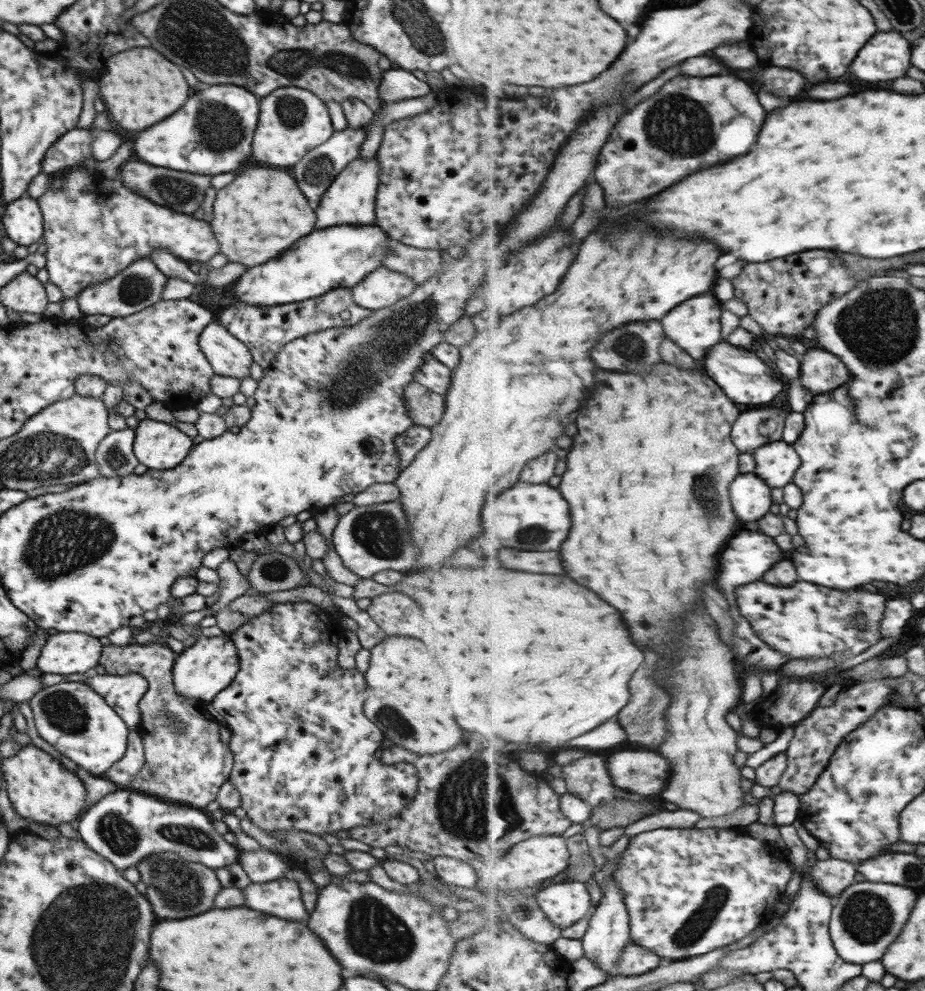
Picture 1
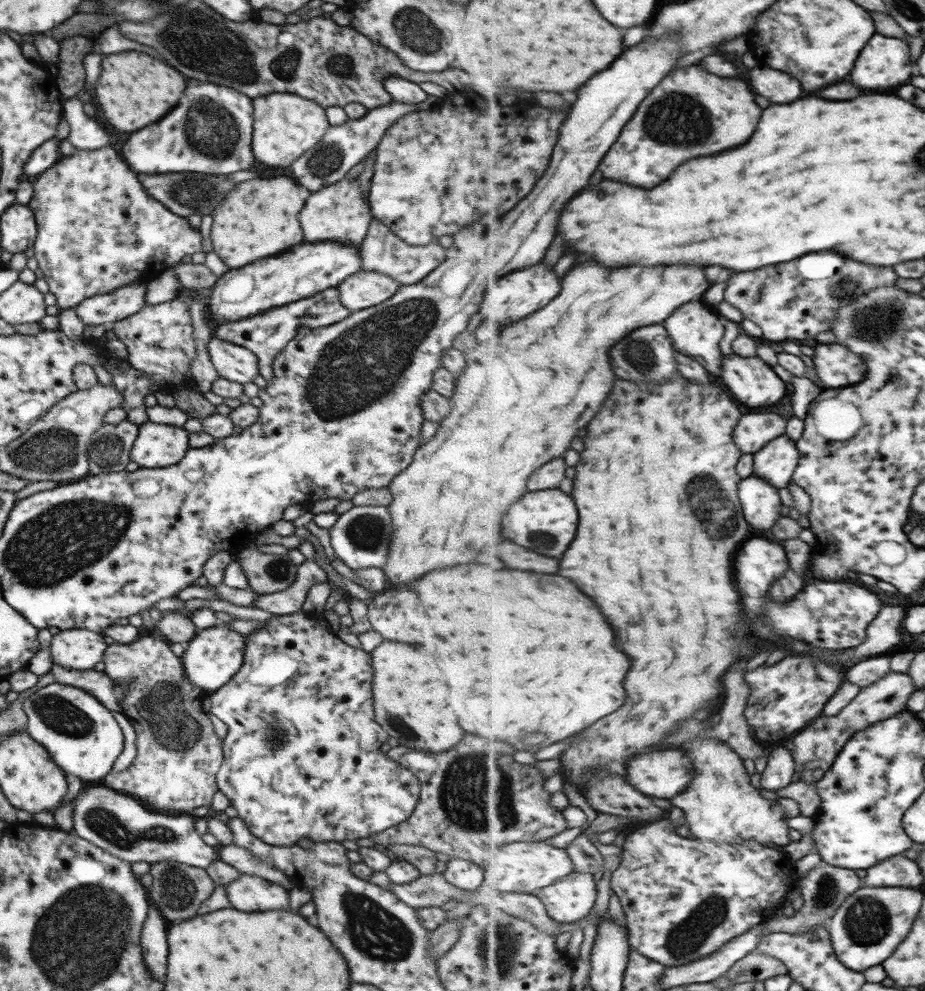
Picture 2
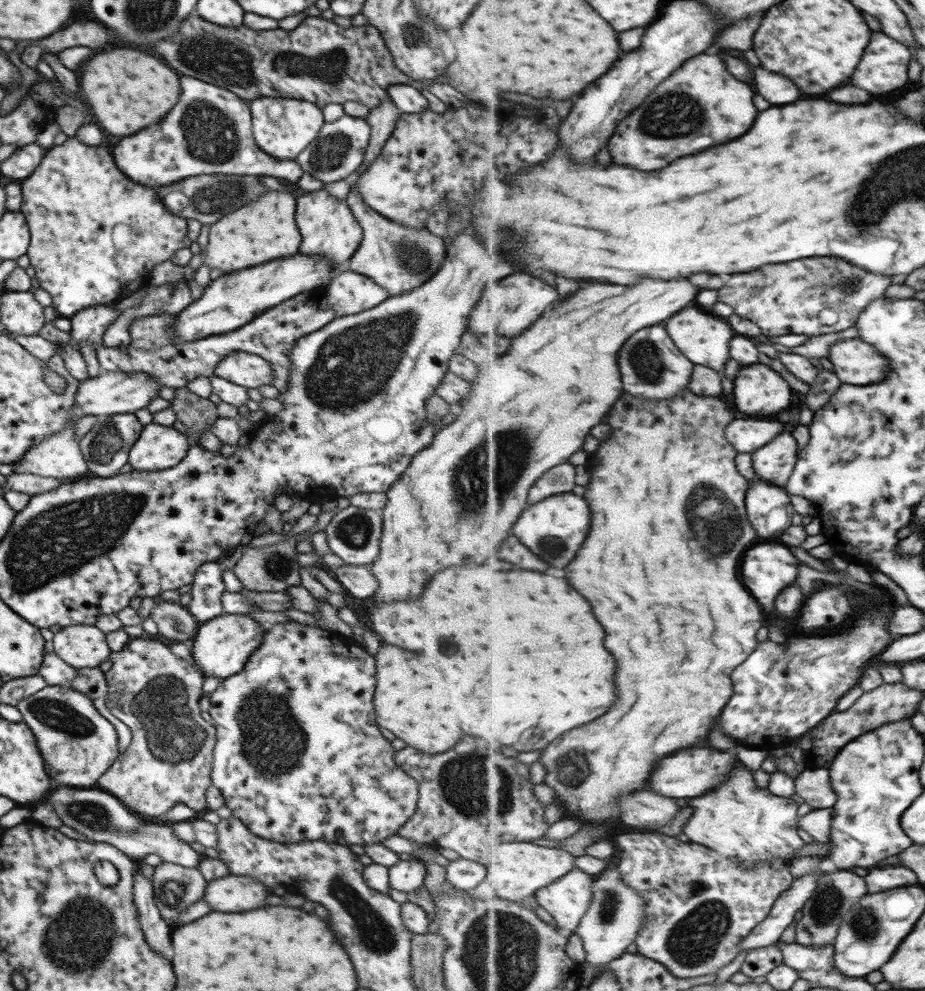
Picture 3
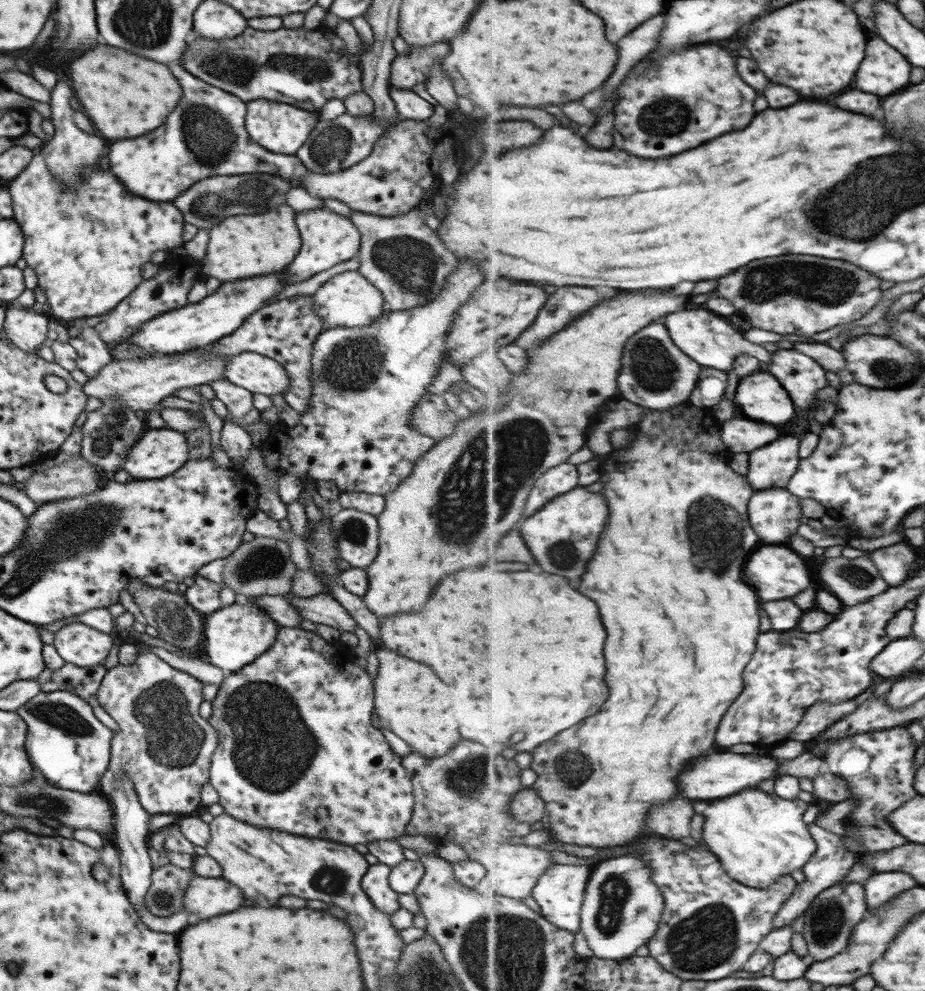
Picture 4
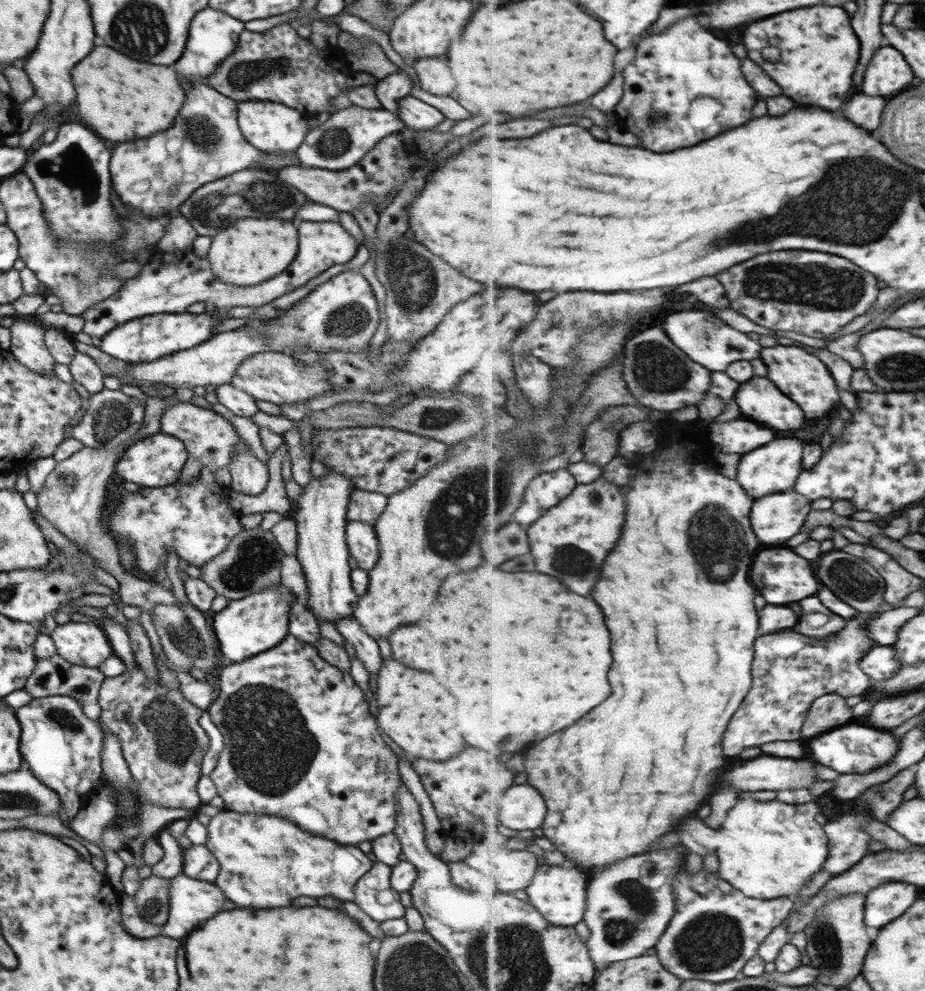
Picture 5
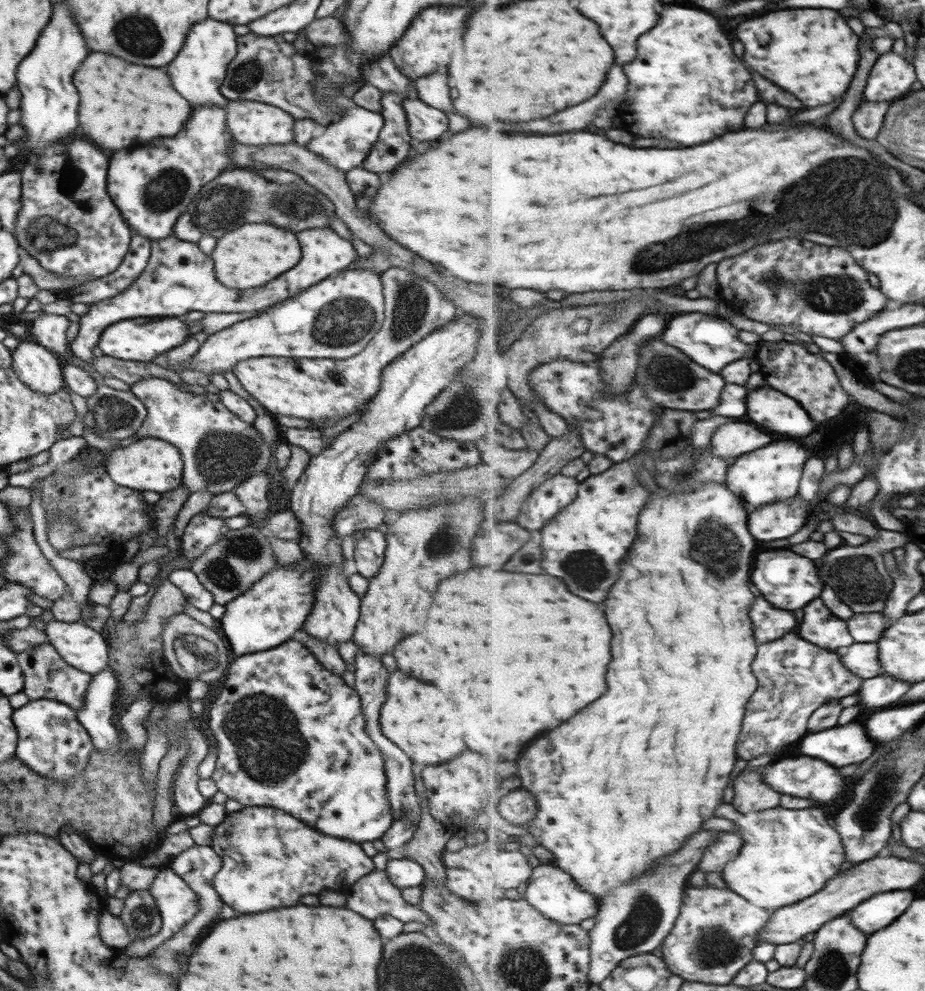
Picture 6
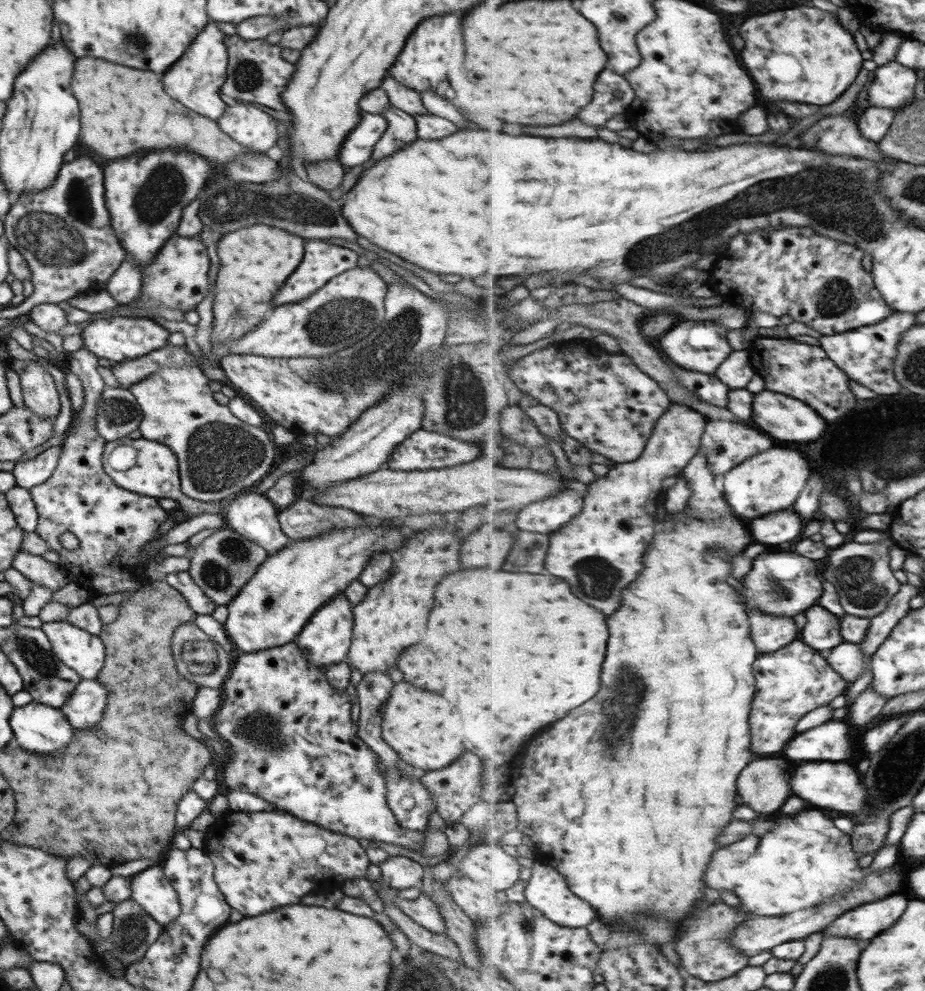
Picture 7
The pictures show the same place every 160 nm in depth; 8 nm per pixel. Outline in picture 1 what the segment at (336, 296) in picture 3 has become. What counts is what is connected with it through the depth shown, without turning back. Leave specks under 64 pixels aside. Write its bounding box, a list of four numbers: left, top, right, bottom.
[351,269,416,311]

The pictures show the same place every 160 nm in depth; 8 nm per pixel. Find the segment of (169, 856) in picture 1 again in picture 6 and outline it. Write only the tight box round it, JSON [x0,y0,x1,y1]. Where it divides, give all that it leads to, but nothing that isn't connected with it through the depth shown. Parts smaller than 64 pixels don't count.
[118,889,161,941]

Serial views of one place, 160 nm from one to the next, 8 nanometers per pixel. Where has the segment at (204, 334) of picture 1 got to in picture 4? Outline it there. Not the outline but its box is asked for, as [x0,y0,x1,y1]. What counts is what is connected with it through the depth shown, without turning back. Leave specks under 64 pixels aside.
[223,352,288,394]

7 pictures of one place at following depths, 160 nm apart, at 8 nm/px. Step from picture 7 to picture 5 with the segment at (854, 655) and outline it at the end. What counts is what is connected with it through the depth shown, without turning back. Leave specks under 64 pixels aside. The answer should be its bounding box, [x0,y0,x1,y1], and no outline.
[861,645,902,681]

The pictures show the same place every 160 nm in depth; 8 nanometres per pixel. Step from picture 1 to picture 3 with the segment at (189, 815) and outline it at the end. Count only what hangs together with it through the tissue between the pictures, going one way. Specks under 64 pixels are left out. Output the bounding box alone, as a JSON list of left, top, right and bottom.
[30,784,201,867]

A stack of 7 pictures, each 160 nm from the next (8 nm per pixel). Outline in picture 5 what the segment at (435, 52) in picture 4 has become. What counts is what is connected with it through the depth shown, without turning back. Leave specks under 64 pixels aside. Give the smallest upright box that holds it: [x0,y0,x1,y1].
[374,71,411,115]

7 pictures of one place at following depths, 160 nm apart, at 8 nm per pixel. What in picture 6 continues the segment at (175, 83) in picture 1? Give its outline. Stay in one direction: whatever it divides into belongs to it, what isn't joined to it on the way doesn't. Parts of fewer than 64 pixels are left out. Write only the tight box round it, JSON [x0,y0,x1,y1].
[73,52,191,150]

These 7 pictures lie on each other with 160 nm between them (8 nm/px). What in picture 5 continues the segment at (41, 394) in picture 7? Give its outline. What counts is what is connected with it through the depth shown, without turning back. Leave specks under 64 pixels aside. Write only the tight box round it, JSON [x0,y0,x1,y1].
[9,319,55,378]

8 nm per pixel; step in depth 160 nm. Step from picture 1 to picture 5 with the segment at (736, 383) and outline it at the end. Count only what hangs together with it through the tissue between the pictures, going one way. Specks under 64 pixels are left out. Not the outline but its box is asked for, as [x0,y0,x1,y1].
[737,376,805,430]

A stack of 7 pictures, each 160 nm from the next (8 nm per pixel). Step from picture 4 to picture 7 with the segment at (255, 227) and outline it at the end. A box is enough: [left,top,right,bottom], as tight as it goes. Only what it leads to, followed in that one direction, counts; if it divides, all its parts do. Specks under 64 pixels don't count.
[197,224,303,384]

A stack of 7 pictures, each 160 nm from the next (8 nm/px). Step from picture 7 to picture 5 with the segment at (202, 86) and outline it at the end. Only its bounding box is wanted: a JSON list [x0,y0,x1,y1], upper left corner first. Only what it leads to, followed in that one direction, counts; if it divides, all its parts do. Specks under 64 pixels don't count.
[175,6,244,80]

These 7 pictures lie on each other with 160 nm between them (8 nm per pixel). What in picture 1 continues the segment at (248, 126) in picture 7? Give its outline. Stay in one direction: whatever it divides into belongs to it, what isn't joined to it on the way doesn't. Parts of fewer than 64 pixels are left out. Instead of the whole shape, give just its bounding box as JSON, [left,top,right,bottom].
[251,86,334,166]

